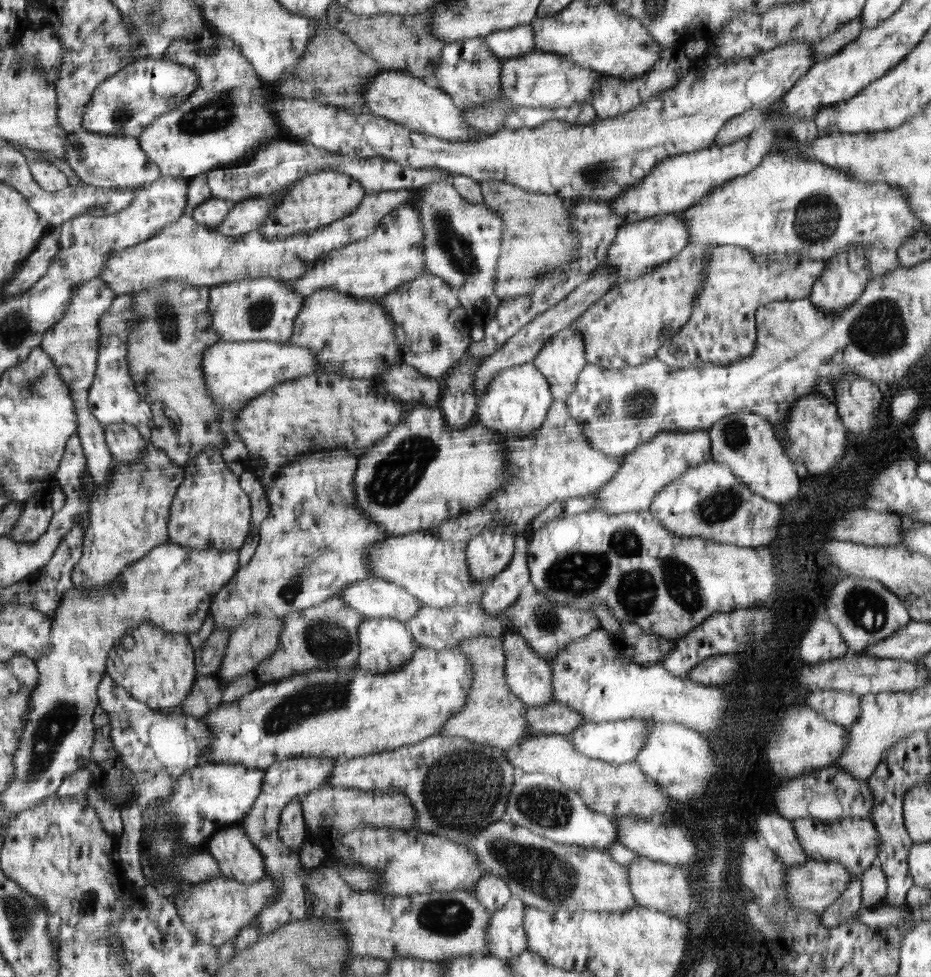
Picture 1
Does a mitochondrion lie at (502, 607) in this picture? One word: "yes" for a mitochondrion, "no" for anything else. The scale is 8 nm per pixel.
no

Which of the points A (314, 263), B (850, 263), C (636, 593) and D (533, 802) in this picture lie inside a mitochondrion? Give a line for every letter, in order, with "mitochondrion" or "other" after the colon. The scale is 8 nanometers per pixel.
A: other
B: other
C: mitochondrion
D: mitochondrion

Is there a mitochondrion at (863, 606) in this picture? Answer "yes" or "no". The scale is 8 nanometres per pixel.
yes

